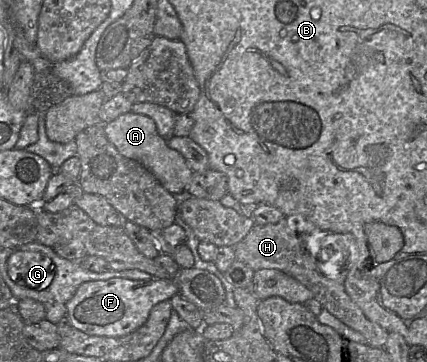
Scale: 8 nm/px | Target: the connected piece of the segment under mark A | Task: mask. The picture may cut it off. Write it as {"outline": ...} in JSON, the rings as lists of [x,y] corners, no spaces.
{"outline":[[[132,111],[121,114],[105,125],[105,134],[121,155],[142,164],[168,192],[176,195],[187,190],[193,171],[184,156],[170,148],[168,143],[158,134],[152,118]]]}

